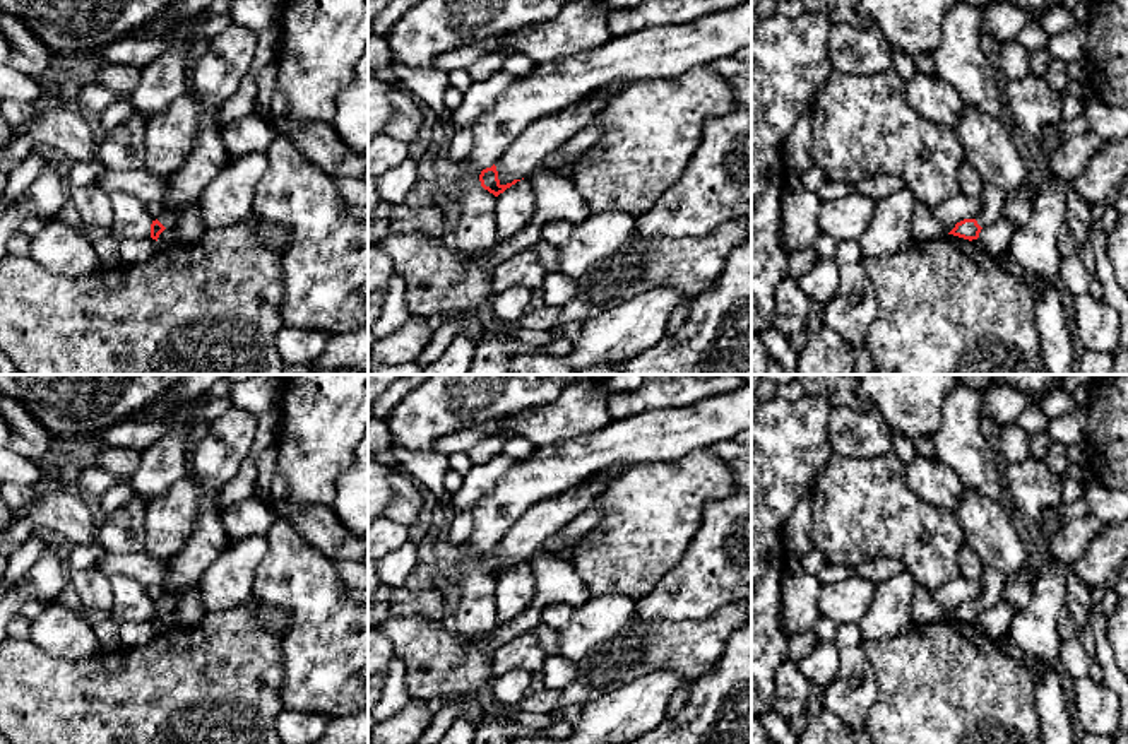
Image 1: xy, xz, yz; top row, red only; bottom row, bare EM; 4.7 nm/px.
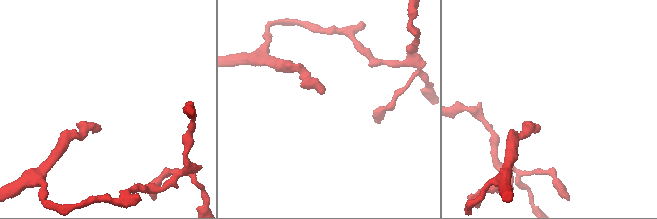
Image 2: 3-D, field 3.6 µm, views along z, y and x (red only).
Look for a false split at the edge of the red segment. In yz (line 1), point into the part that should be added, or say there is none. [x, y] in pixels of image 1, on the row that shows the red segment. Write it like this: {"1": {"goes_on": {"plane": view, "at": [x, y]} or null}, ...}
{"1": {"goes_on": {"plane": "yz", "at": [991, 199]}}}

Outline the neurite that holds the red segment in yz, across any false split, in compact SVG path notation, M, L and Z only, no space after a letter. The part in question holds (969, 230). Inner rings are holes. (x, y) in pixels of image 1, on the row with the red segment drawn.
M984 183L981 204L983 210L976 219L964 219L955 224L955 227L948 233L964 239L977 239L983 227L988 227L1001 219L1003 205L1006 197L1003 192L991 183Z

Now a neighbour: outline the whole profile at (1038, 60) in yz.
M1036 50L1029 53L1030 74L1044 77L1051 55L1048 50Z

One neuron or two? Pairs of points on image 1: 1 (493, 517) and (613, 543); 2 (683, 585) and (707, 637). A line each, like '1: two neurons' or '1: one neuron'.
1: two neurons
2: two neurons

